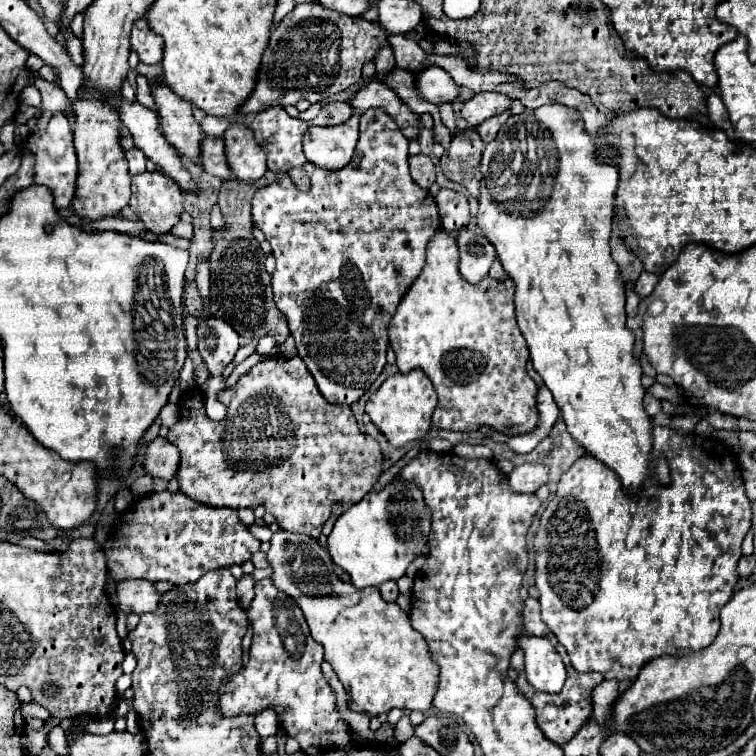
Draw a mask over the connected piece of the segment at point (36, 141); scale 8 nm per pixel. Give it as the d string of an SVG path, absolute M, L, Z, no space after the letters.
M61 112L54 114L44 130L35 130L28 136L28 148L36 154L34 182L52 190L58 208L68 208L74 200L78 178L78 162L72 146L72 128L68 118Z

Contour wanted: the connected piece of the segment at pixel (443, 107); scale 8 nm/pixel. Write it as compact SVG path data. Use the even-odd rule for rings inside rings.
M438 104L438 110L440 110L440 116L444 120L444 124L450 128L452 135L458 132L456 128L456 120L454 120L454 112L452 112L452 106L450 104Z

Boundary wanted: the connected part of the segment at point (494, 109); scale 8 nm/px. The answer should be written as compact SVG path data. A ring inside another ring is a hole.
M478 92L466 102L462 102L460 116L470 124L478 126L488 116L494 116L506 108L512 108L512 100L500 92Z

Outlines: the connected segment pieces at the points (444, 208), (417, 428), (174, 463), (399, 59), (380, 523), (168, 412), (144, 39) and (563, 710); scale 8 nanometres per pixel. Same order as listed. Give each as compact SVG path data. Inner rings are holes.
M440 188L438 194L434 196L434 200L438 204L442 228L446 232L456 232L468 224L470 212L468 212L468 200L464 194Z
M416 368L408 374L396 372L388 376L366 402L366 414L380 428L380 432L384 432L388 442L398 448L426 436L426 432L432 428L432 412L436 408L436 400L438 398L430 378L420 368Z
M158 436L142 448L146 452L144 464L142 464L146 474L150 474L152 478L162 478L162 480L174 478L178 464L180 464L180 454L176 446L172 446L166 438Z
M388 32L388 36L392 38L392 40L390 40L390 46L392 46L392 50L394 50L396 66L398 66L398 68L416 70L416 68L422 66L424 60L430 56L430 52L426 52L418 42L414 42L414 40L410 40L410 38L392 36L390 32Z
M394 476L382 490L368 492L360 502L348 506L336 520L330 536L328 536L328 552L334 560L334 564L342 566L350 576L352 584L356 588L366 586L380 586L384 580L398 580L406 574L406 568L410 562L426 548L426 536L432 532L432 512L424 502L422 490L414 482L406 482L400 476ZM408 532L414 532L416 536L408 536Z
M166 404L166 406L162 408L162 412L160 412L160 422L162 422L162 426L172 428L178 420L180 420L180 408L174 406L174 404Z
M144 18L134 22L130 44L144 64L158 64L162 60L162 38L150 32L148 22Z
M568 662L568 678L562 692L556 696L548 696L552 702L556 700L560 708L560 716L558 716L558 724L540 724L546 738L564 746L566 740L570 740L576 734L578 724L592 716L592 690L602 680L604 678L596 672L590 674L576 672Z

